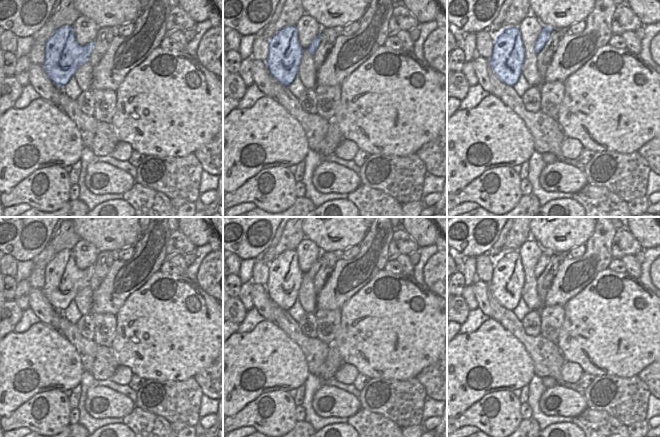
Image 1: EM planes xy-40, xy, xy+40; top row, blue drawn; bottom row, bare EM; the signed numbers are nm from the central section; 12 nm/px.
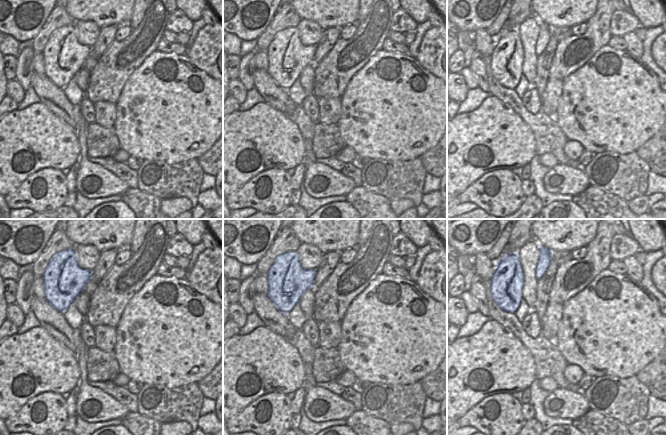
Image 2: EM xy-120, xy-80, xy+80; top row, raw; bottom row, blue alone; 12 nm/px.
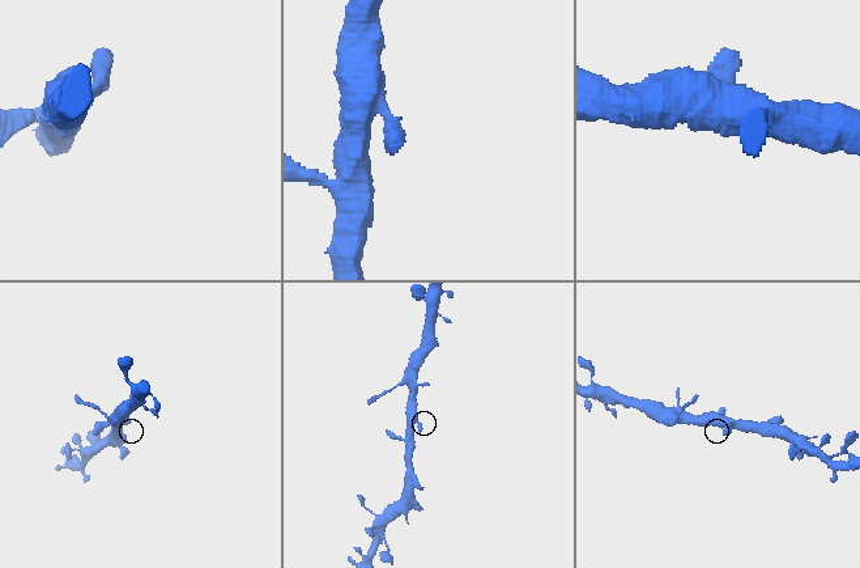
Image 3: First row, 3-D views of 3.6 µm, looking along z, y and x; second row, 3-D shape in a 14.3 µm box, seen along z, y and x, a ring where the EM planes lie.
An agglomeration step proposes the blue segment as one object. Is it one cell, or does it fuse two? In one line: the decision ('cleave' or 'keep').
keep

